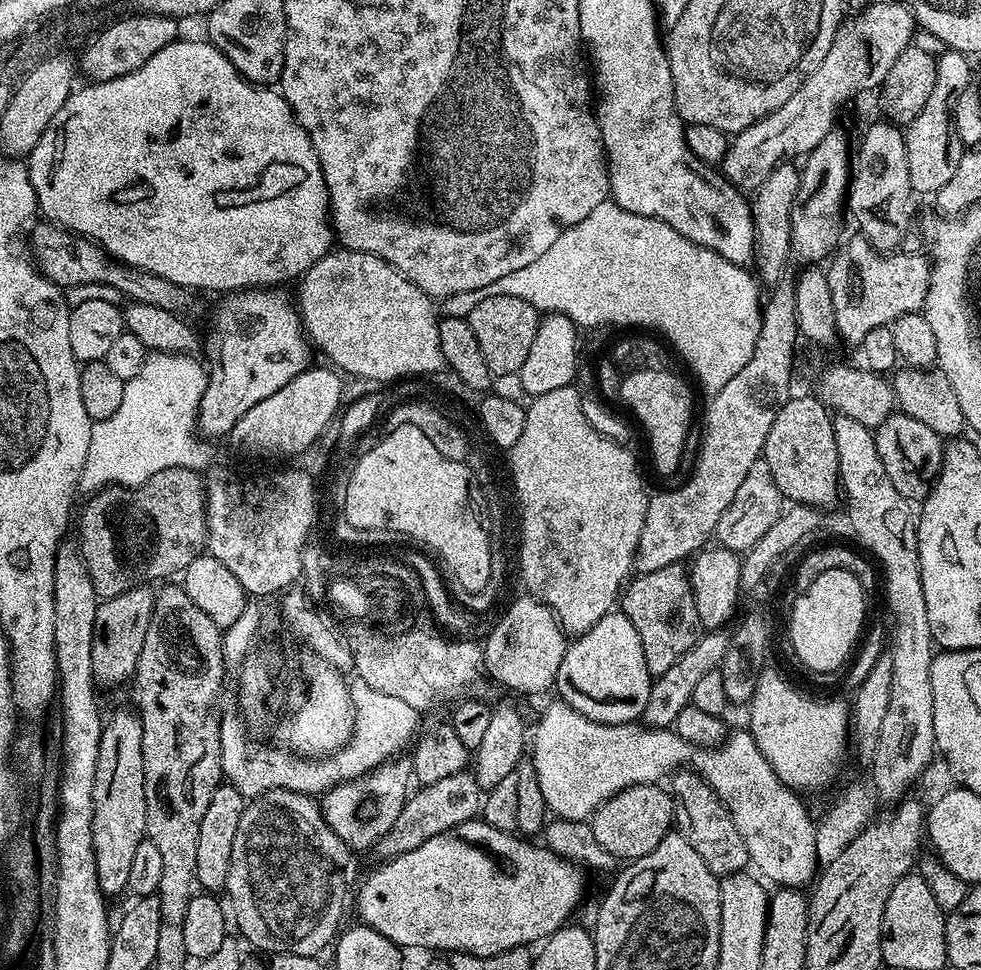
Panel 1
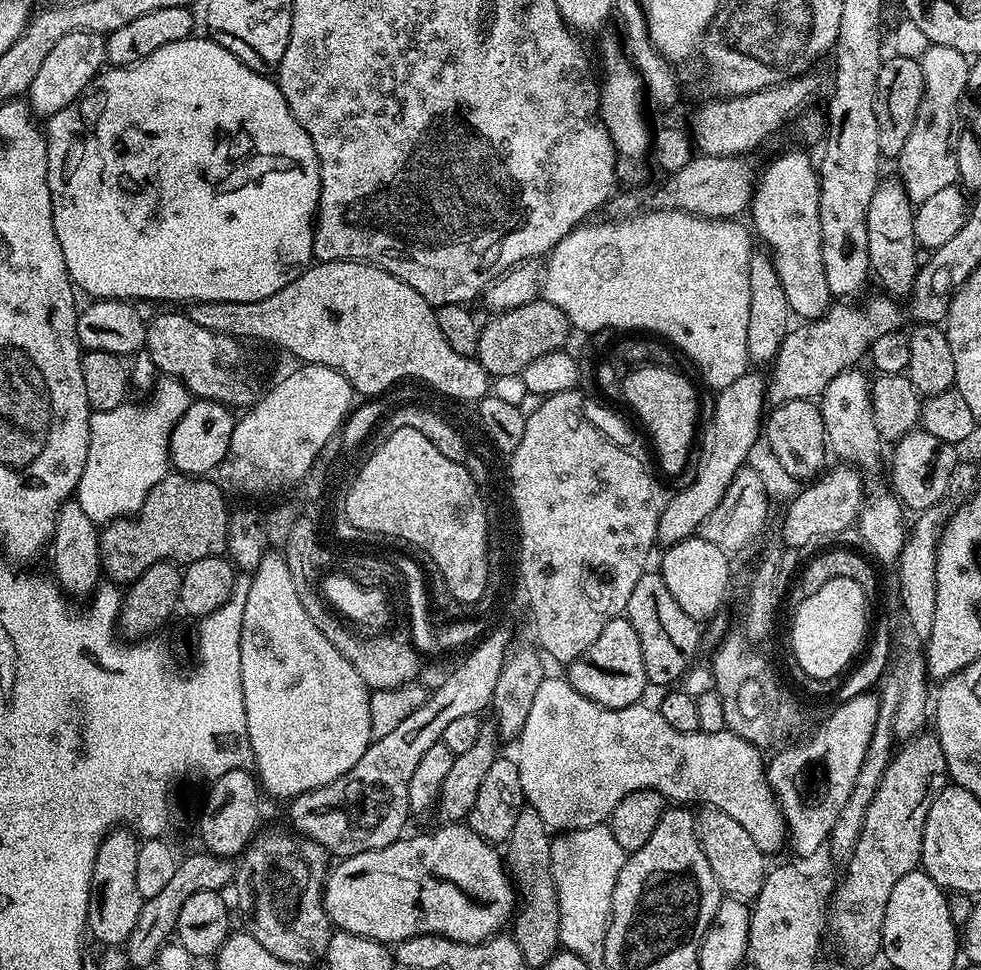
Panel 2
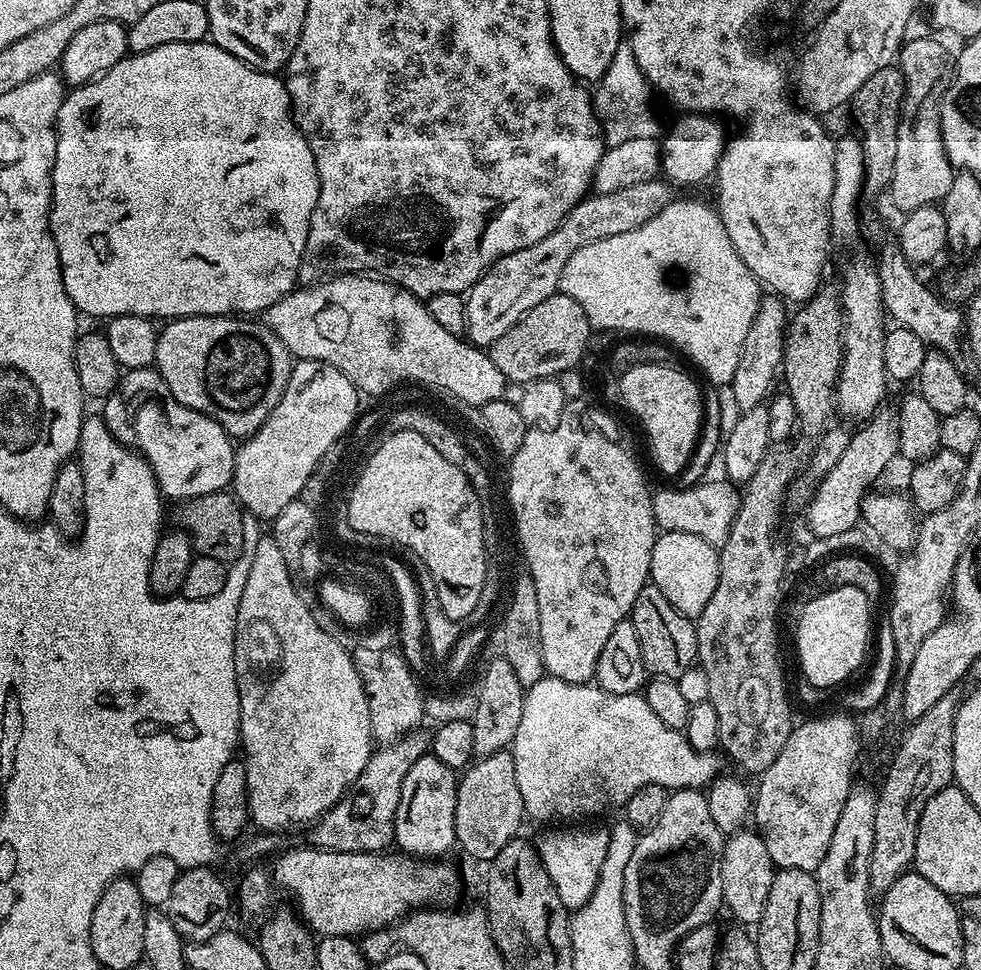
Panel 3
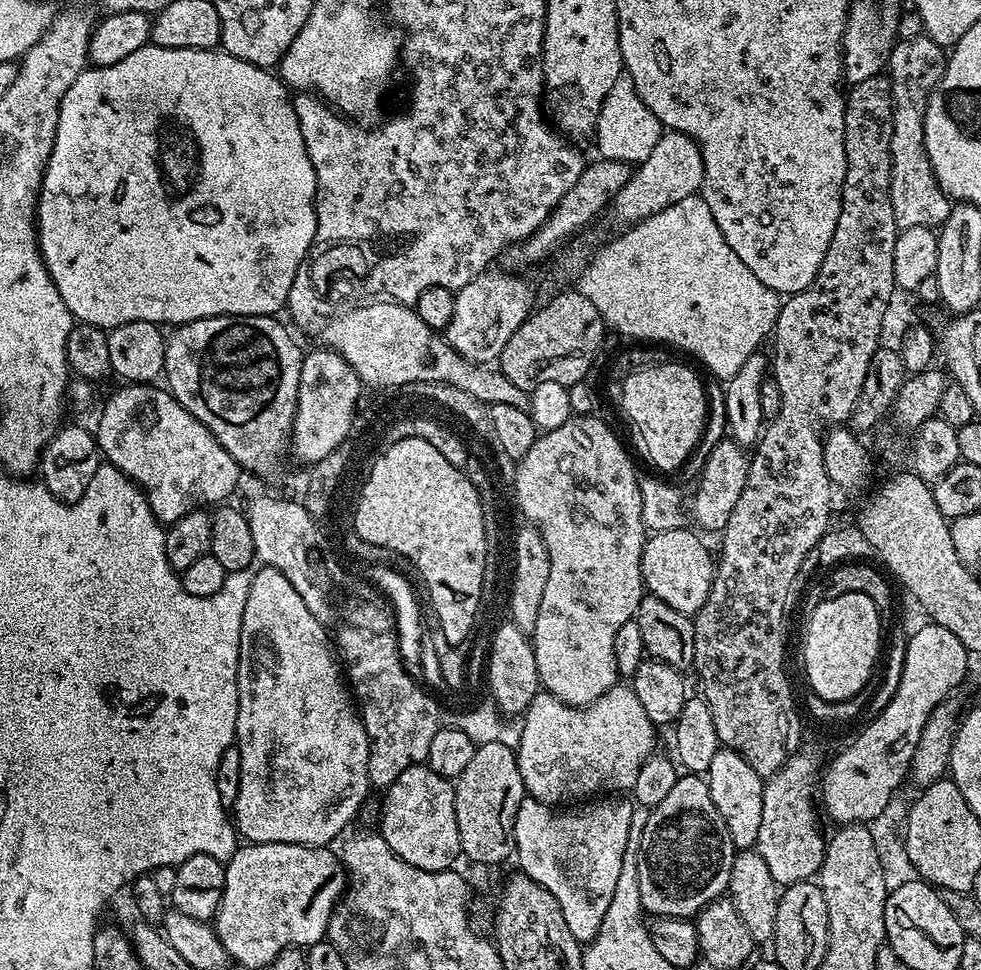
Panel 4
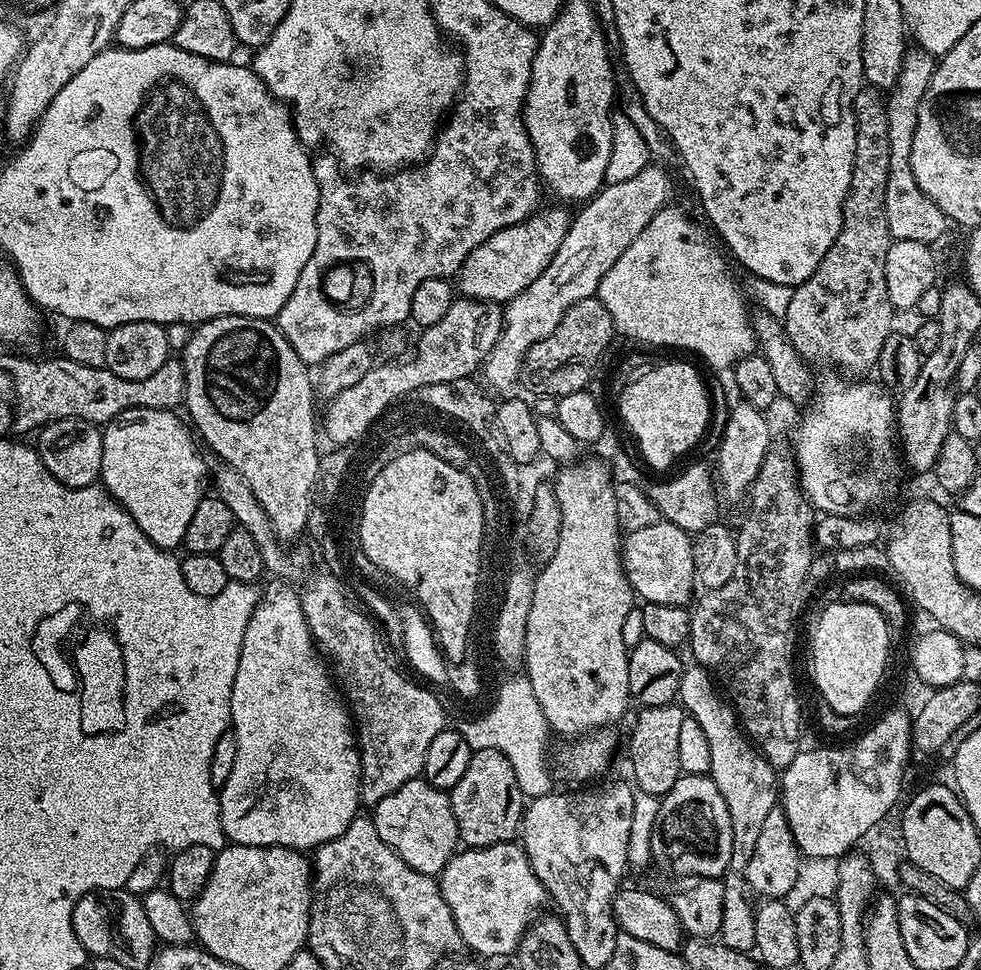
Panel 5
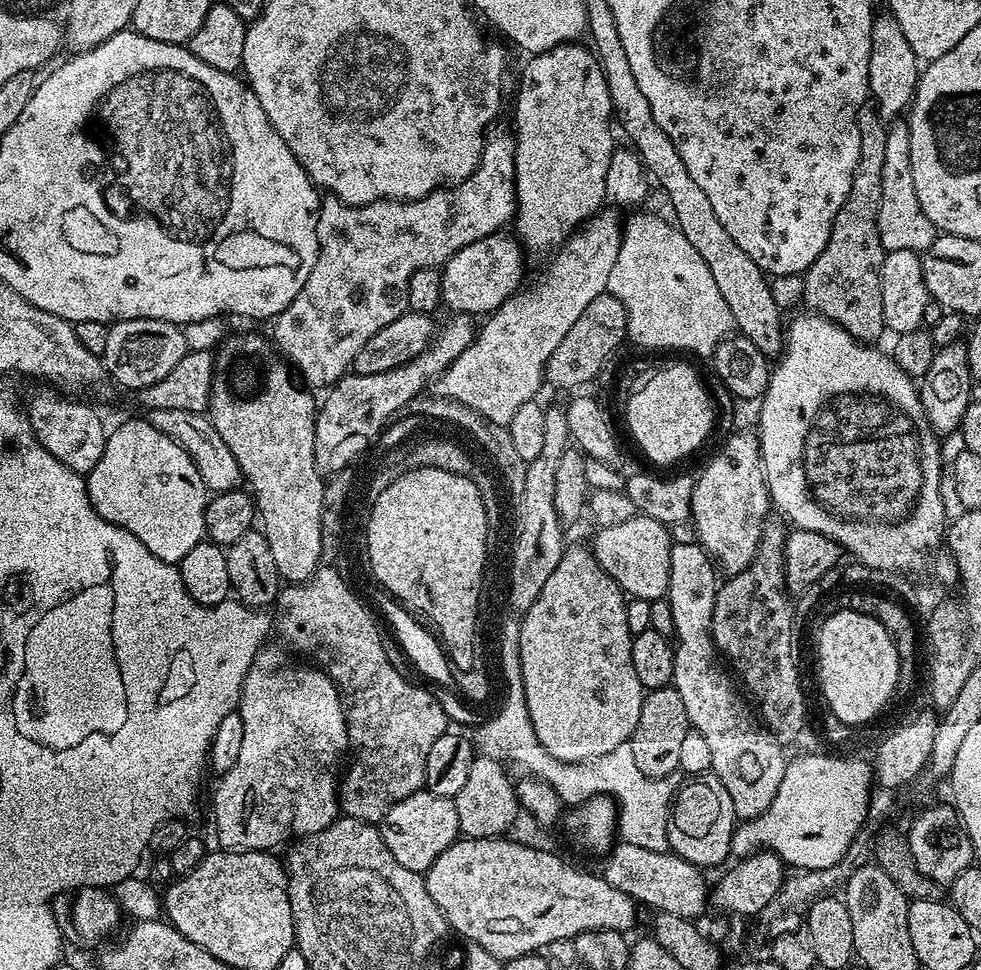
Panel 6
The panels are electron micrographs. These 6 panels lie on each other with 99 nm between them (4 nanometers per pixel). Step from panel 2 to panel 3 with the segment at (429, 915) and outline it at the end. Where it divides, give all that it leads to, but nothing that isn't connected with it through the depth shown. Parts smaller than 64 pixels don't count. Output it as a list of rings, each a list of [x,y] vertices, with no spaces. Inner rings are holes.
[[[303,847],[293,852],[281,851],[271,861],[272,880],[296,899],[295,907],[317,937],[356,938],[389,927],[413,910],[455,905],[452,903],[460,896],[460,876],[455,866],[436,858],[417,859],[403,854],[384,856],[388,854],[375,852],[328,852],[325,848]]]

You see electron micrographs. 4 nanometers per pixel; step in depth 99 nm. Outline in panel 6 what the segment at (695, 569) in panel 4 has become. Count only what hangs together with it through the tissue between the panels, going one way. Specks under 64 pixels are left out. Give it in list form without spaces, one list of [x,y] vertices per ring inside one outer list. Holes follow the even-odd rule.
[[[637,514],[630,518],[630,522],[621,522],[618,526],[606,526],[599,529],[596,537],[590,541],[592,556],[596,560],[596,565],[629,597],[637,600],[663,600],[668,594],[668,583],[670,582],[670,556],[674,537],[671,536],[669,525],[658,522],[649,516]]]

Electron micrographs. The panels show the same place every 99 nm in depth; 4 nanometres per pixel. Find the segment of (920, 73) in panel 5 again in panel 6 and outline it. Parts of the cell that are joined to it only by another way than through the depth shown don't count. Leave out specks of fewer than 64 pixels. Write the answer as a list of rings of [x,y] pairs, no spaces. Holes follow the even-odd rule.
[[[907,123],[888,124],[886,159],[882,165],[882,206],[878,206],[878,234],[885,253],[910,250],[917,254],[928,251],[936,241],[938,230],[922,210],[918,194],[914,194],[914,170],[910,166],[910,130]]]

